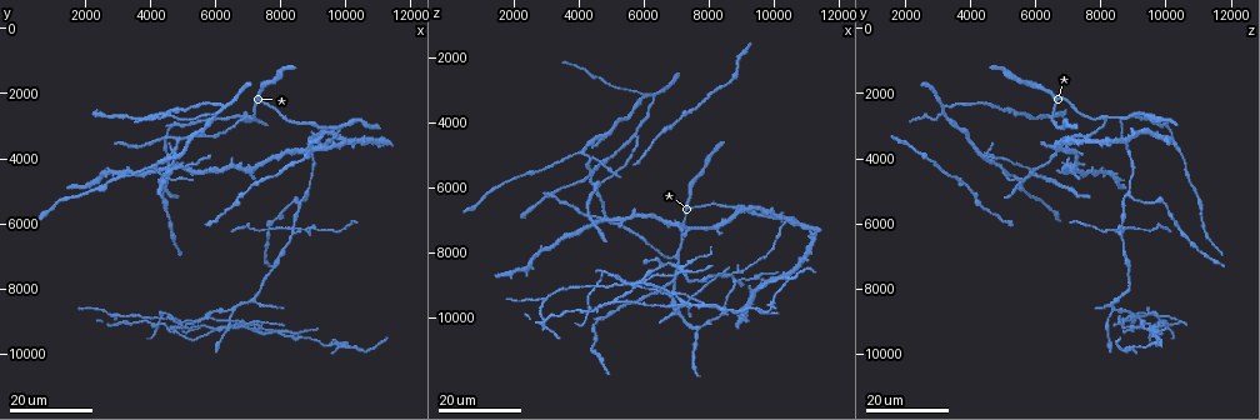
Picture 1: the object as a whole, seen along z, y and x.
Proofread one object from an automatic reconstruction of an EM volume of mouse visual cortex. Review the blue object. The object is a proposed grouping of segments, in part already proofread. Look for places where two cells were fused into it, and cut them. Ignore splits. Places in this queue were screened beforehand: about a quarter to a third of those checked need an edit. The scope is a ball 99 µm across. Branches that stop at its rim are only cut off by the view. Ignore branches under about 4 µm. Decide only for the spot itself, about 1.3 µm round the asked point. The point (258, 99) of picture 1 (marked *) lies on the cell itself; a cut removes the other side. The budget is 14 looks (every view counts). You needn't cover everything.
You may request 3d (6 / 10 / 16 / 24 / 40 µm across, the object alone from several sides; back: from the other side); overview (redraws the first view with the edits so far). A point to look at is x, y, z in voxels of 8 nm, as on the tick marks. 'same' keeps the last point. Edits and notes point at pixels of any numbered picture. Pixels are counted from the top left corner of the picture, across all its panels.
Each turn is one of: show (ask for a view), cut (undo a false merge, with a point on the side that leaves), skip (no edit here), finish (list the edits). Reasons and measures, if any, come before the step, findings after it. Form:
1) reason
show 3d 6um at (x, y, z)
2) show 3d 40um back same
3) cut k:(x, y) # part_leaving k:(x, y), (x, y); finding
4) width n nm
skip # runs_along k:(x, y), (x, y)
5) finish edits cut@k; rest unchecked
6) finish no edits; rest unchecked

show 3d 24um at (7200, 8400, 8500)

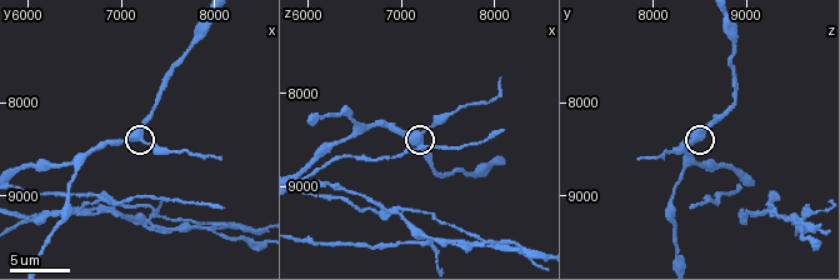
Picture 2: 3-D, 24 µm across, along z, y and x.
show 3d 10um at (7200, 8400, 8400)

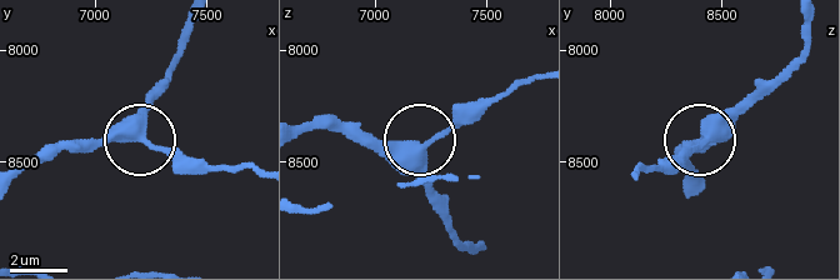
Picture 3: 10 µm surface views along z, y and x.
side_arm 10 um
skip # runs_along 3:(806, 21), (799, 49), (720, 114), (673, 169); all the same cell

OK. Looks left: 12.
show 3d 6um at (6550, 8650, 8350)

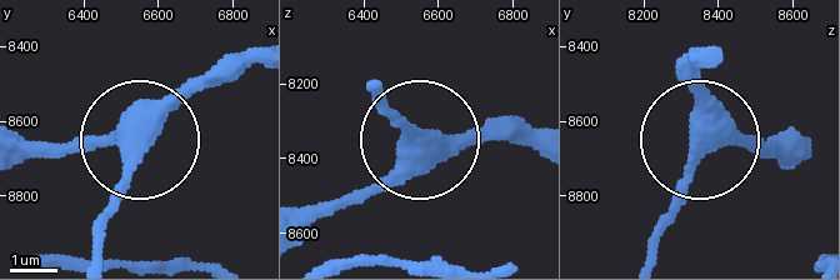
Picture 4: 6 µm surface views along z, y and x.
show 3d 6um back at (6520, 8680, 8350)

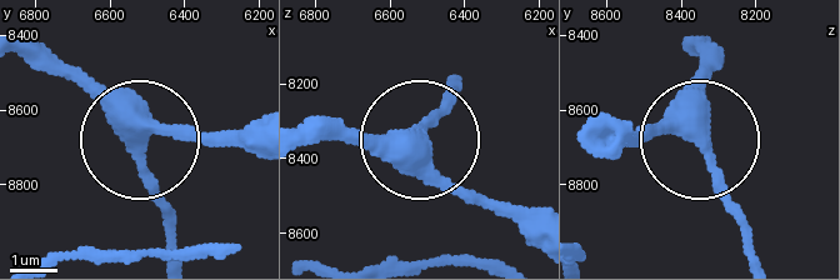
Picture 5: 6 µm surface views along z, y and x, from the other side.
skip # continuous, no second cell

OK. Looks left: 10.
show 3d 16um at (4400, 4600, 5500)

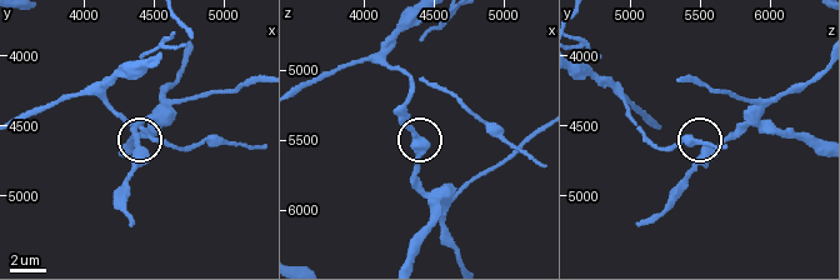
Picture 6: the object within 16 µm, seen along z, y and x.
closer look
show 3d 10um at (4420, 4680, 5520)

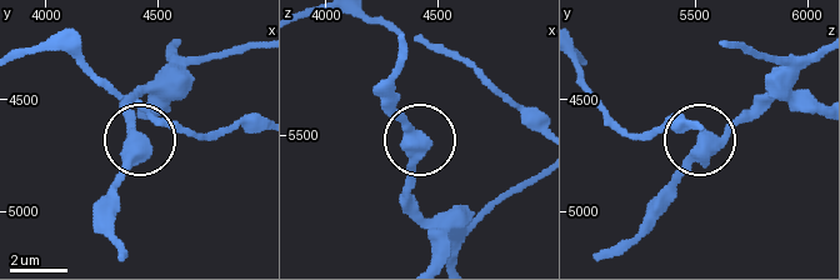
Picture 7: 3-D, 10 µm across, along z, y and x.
width 440 nm
skip # runs_along 7:(814, 51), (728, 130), (701, 140), (651, 199); continuous, no second cell

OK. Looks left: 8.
show 3d 16um at (4700, 4400, 5800)

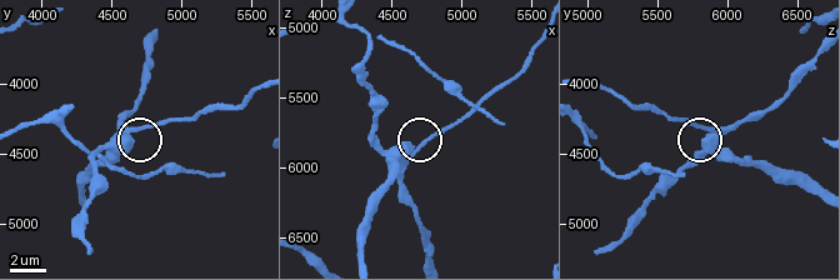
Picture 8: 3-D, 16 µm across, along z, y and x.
closer look
show 3d 6um at (4700, 4300, 5860)

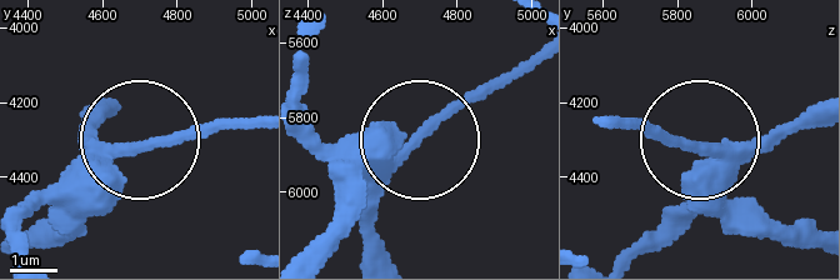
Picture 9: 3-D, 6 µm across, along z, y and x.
show 3d 6um back at (4680, 4330, 5870)

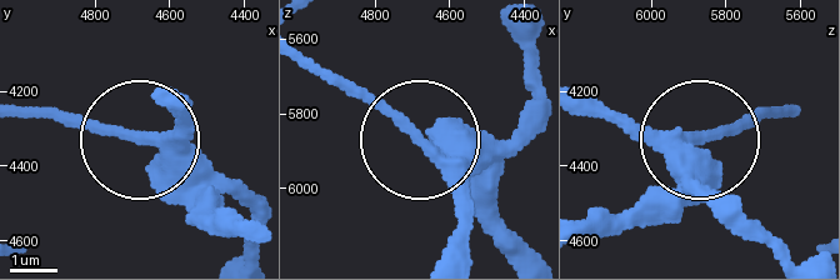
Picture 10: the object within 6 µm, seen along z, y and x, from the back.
side_arm 17 um
cut 10:(103, 126) # part_leaving 10:(144, 135), (29, 111); two cells meet here

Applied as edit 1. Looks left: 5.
see it whole again
show overview

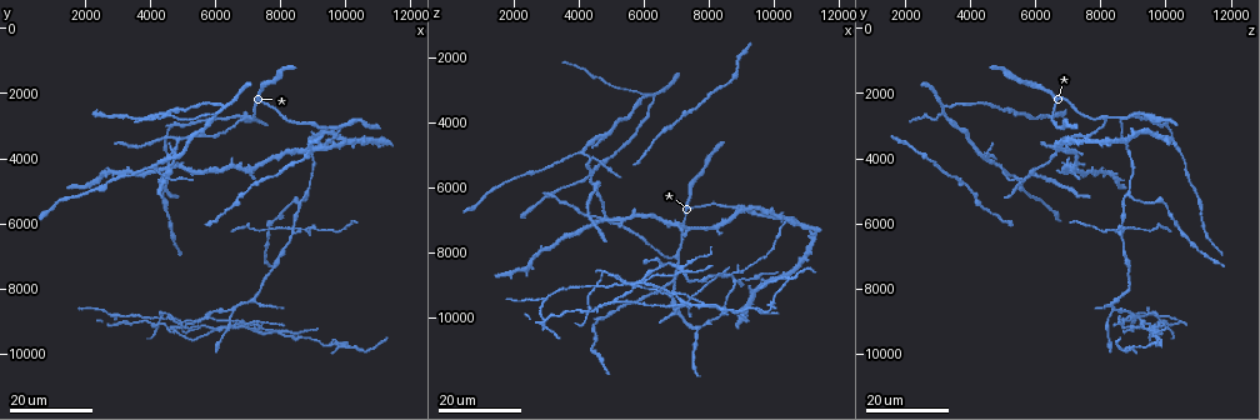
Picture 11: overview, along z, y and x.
four arms meet
show 3d 16um at (4700, 3800, 4400)

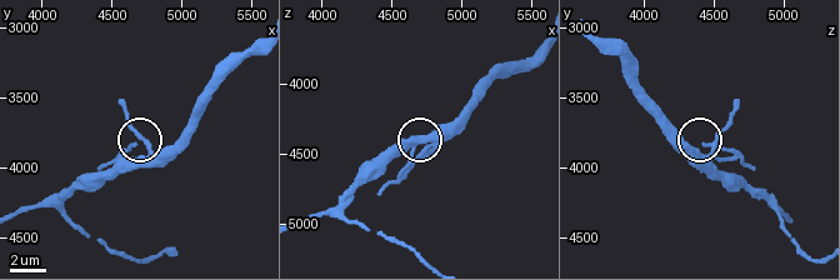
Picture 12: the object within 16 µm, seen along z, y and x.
zoom in
show 3d 10um at (4780, 3860, 4500)

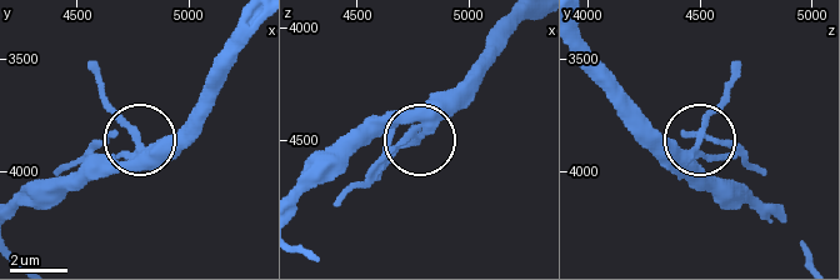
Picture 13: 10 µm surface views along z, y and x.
width 270 nm
cut 13:(114, 133) # part_leaving 13:(686, 154), (739, 65); a second cell is stuck on

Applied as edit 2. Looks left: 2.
finish edits cut@10, cut@13; rest unchecked

